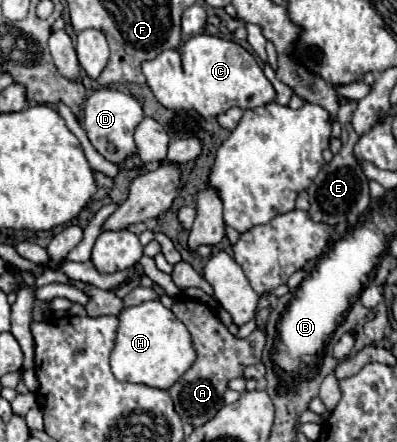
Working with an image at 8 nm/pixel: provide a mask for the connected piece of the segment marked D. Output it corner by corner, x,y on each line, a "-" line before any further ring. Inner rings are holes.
111,88
95,90
83,104
83,128
87,136
93,148
113,164
121,164
127,156
137,152
133,142
133,132
143,118
145,114
141,110
141,104
133,96

